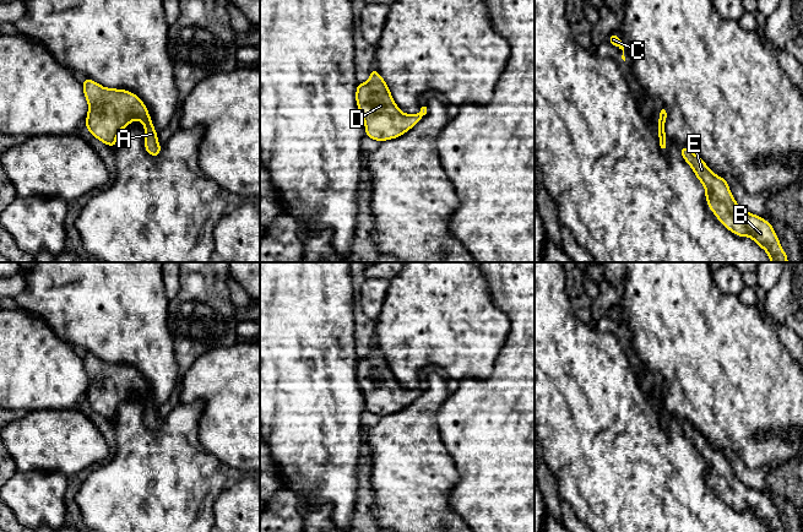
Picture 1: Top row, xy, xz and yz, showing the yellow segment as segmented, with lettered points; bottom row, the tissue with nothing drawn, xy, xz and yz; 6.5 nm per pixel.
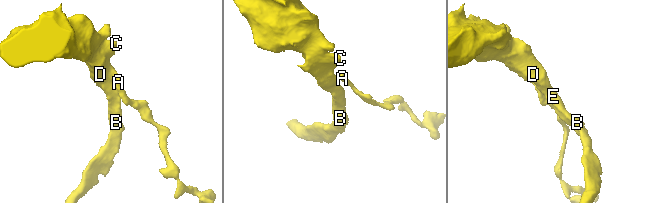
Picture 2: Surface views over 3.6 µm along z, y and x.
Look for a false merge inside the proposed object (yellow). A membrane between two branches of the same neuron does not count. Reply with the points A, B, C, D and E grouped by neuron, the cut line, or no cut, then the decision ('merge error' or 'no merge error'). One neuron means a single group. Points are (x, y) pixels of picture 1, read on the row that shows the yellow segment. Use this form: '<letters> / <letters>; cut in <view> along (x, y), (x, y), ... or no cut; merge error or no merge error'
A / B C D E; cut in xy along (147, 113), (144, 121); merge error

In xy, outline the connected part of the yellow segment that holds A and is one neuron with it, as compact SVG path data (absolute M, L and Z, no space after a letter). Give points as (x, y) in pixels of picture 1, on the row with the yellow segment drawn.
M147 114L145 121L143 121L143 127L145 127L145 148L148 154L157 157L161 153L161 145L157 140L157 131L154 130L152 125L152 120L150 118L150 114Z

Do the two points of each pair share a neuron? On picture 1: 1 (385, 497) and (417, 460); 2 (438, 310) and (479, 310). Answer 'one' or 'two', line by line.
1: one
2: one

